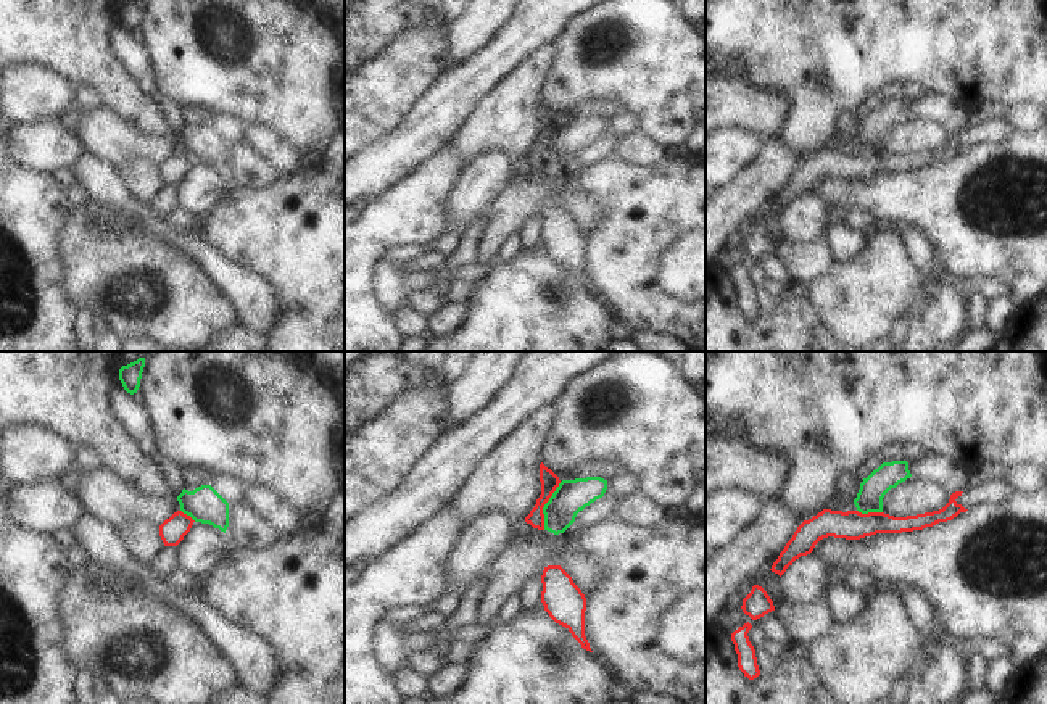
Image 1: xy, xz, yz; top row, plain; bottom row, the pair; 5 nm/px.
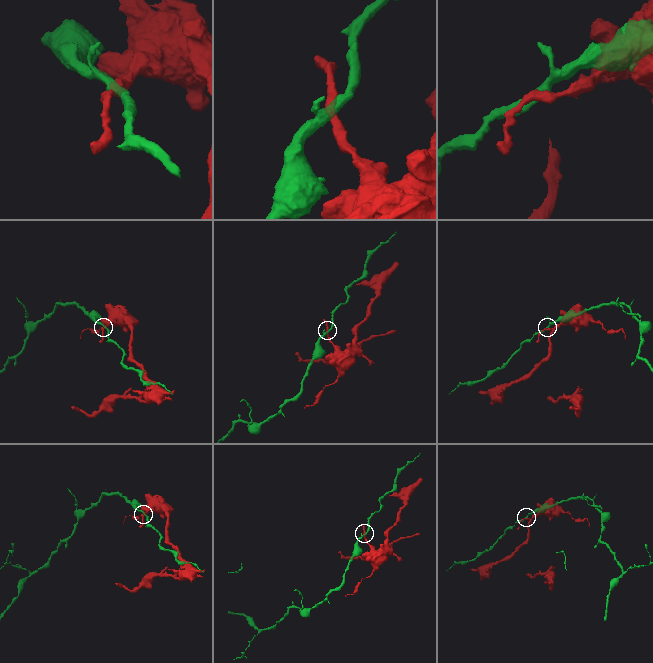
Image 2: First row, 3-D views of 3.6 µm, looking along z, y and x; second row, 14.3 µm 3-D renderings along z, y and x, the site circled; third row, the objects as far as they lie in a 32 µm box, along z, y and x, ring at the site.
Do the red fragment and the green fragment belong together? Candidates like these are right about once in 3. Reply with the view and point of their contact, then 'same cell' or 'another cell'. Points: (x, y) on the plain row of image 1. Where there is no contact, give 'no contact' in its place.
xz (543, 145) | another cell

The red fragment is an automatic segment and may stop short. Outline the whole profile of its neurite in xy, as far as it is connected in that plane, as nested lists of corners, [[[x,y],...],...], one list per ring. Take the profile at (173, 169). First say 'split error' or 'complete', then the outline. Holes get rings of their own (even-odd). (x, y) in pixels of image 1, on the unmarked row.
complete; [[[182,150],[174,151],[159,164],[159,176],[164,185],[177,185],[190,171],[193,158]]]

